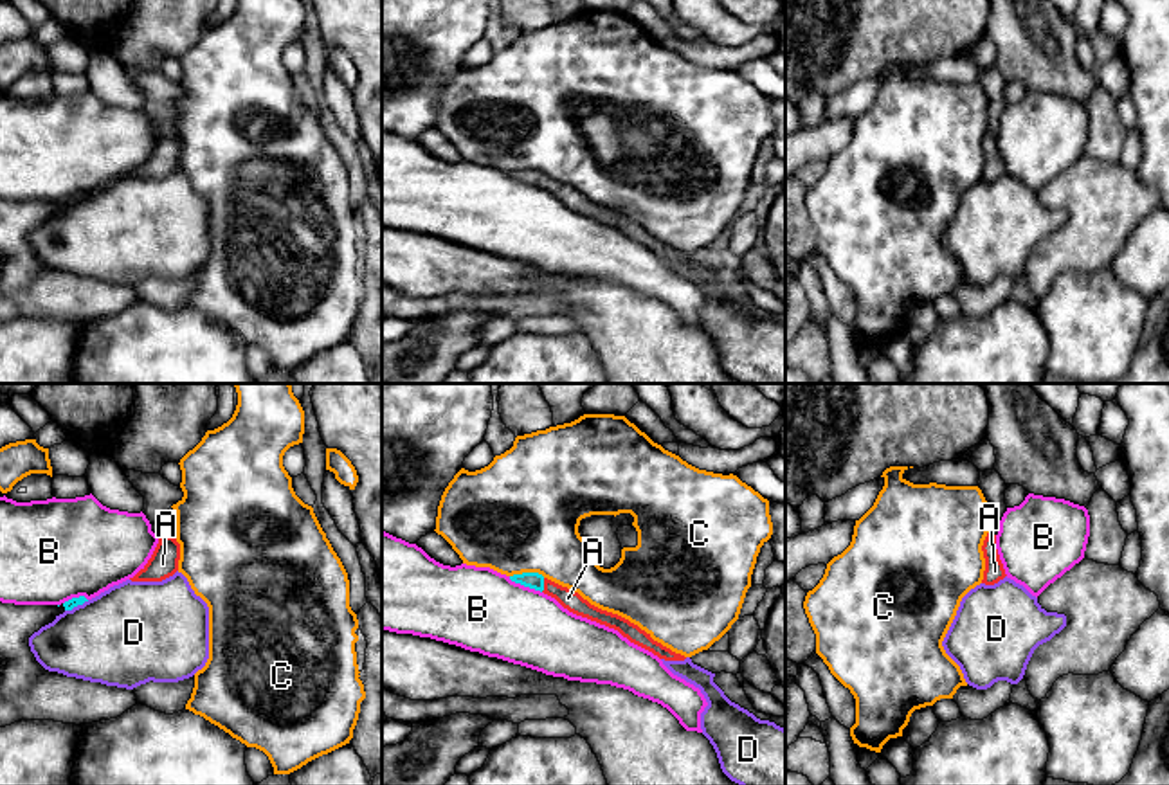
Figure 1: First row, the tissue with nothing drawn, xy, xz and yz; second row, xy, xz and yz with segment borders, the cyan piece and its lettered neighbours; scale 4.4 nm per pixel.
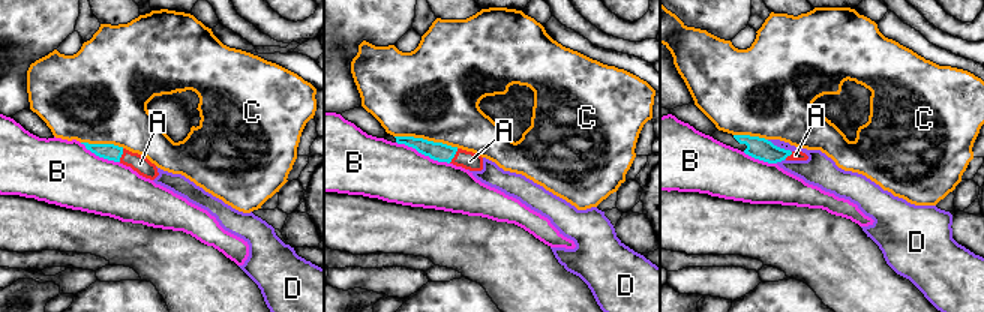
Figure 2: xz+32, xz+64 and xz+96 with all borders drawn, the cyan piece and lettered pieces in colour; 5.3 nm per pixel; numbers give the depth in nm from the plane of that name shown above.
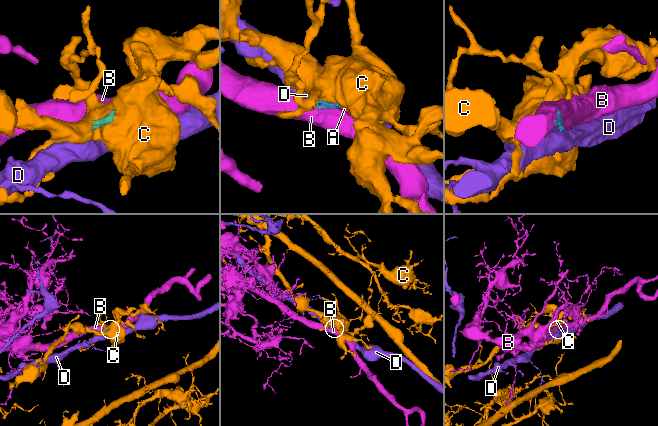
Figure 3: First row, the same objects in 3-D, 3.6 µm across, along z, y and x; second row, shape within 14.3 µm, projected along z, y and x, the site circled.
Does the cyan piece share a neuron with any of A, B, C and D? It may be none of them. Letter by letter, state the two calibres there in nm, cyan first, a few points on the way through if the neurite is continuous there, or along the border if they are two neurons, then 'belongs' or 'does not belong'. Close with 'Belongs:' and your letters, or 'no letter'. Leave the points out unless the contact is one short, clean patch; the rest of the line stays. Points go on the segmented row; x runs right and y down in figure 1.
A: 80 nm thick on the cyan side, 90 nm on the other; runs through xz (534, 580), (543, 586), (568, 598); belongs
B: 80 nm thick on the cyan side, 380 nm on the other; border along xz (508, 577), (541, 593); does not belong
C: 80 nm thick on the cyan side, 500 nm on the other; border along xz (510, 575), (541, 573), (544, 577); does not belong
D: 50 nm thick on the cyan side, 440 nm on the other; border along xy (89, 600), (65, 611); does not belong
Belongs: A

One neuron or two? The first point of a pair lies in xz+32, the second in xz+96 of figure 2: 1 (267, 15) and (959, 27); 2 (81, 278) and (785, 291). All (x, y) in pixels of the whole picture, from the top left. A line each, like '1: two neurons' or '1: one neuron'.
1: one neuron
2: two neurons

